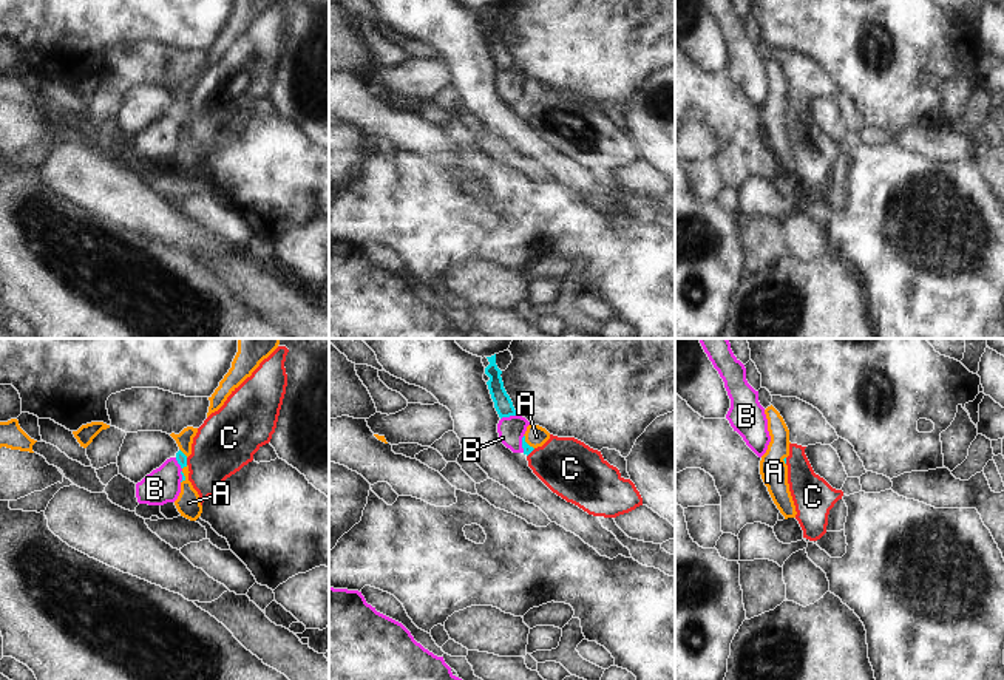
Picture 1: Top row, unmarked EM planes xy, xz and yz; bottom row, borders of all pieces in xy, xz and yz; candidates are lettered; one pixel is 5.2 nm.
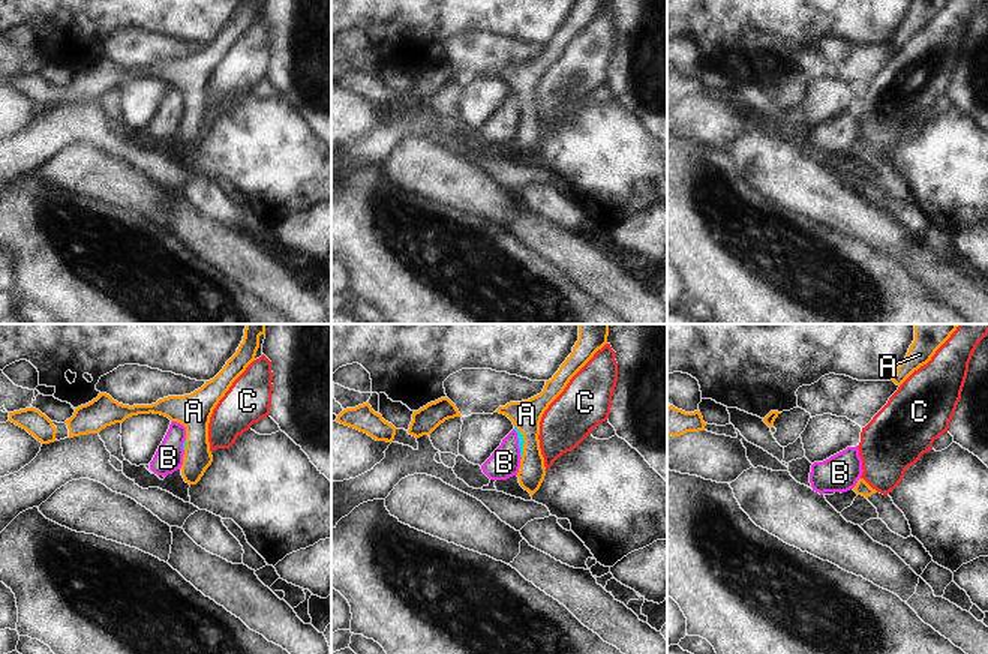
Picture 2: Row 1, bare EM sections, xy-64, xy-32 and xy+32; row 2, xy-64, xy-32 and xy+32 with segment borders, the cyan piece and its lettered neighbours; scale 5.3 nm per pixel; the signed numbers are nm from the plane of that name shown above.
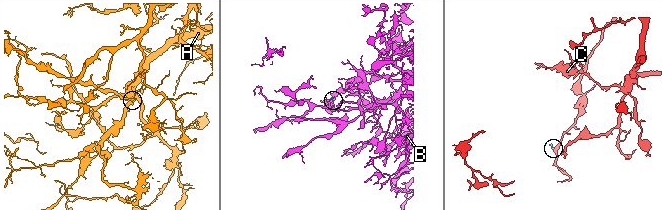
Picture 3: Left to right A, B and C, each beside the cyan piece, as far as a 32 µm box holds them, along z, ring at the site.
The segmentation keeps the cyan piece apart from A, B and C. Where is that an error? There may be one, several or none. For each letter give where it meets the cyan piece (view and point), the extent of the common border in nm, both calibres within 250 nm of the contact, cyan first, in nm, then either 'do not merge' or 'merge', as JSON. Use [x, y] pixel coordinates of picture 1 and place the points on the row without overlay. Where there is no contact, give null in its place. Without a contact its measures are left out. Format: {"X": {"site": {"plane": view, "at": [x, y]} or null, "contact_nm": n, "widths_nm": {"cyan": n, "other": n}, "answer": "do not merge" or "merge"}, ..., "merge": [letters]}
{"A": {"site": {"plane": "xz", "at": [525, 96]}, "contact_nm": 90, "widths_nm": {"cyan": 50, "other": 110}, "answer": "merge"}, "B": {"site": {"plane": "xz", "at": [508, 70]}, "contact_nm": 90, "widths_nm": {"cyan": 90, "other": 140}, "answer": "do not merge"}, "C": {"site": {"plane": "xz", "at": [530, 105]}, "contact_nm": 60, "widths_nm": {"cyan": 50, "other": 300}, "answer": "do not merge"}, "merge": ["A"]}

